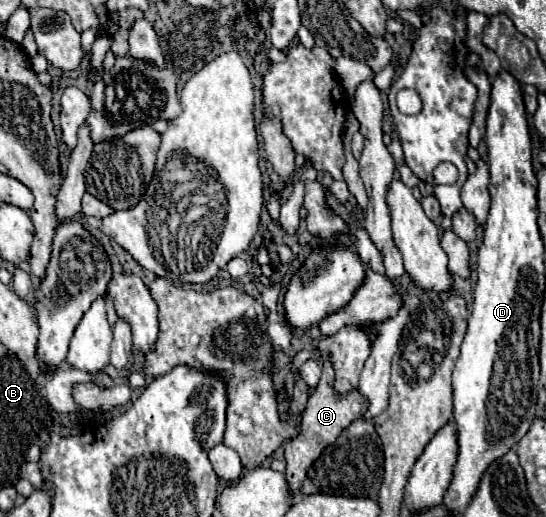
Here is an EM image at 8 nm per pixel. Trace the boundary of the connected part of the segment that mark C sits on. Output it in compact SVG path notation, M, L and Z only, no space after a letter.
M324 361L324 369L322 369L322 377L320 377L320 383L316 385L314 393L308 397L308 403L306 403L306 409L302 413L302 421L300 421L300 437L294 437L292 441L286 441L284 443L284 457L286 457L286 481L288 481L288 487L290 487L290 495L294 497L304 479L306 479L306 471L308 467L320 457L320 453L332 445L338 435L356 419L360 419L364 415L364 409L366 409L366 401L364 397L360 397L358 391L350 391L348 395L344 397L338 397L334 393L334 387L332 387L332 381L334 381L334 369L332 369L332 363L330 361Z

